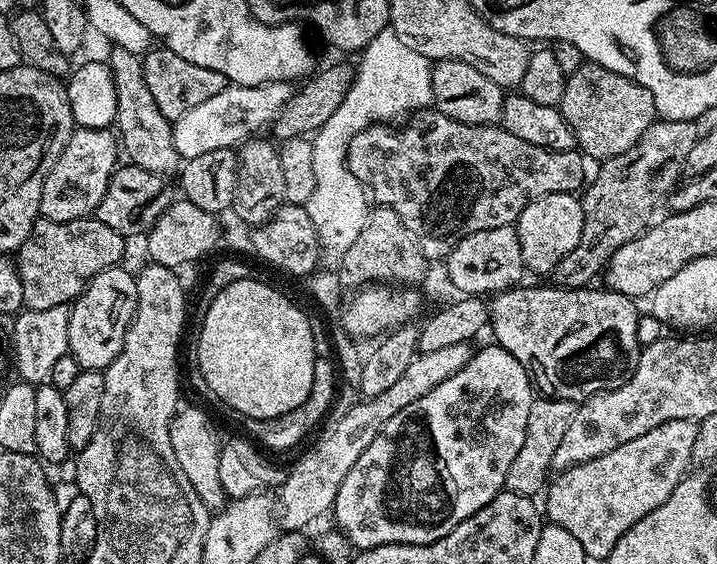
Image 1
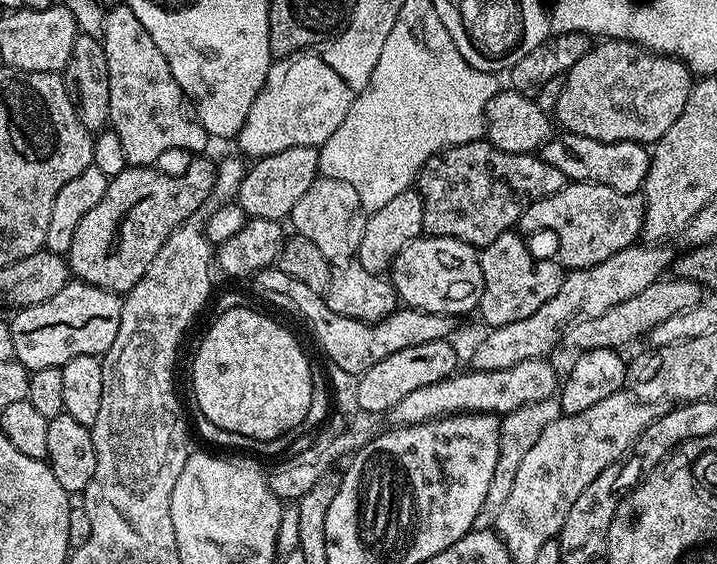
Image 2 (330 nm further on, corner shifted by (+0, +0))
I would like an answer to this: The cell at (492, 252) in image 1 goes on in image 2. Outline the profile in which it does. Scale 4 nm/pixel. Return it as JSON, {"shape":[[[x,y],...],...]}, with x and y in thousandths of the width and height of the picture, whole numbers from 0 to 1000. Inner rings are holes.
{"shape":[[[587,417],[552,452],[544,477],[552,523],[568,544],[590,553],[614,553],[630,560],[665,544],[672,528],[675,495],[669,447],[660,434],[621,418]]]}

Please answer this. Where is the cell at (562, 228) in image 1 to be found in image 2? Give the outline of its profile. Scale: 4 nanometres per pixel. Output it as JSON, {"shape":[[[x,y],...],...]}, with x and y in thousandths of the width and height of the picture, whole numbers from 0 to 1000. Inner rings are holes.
{"shape":[[[710,408],[695,415],[689,429],[674,434],[669,447],[675,512],[667,541],[667,560],[682,583],[690,585],[728,571],[728,564],[739,564],[750,543],[762,543],[762,535],[778,521],[778,507],[784,507],[787,498],[788,477],[774,459],[746,461],[729,424],[732,420],[724,410]]]}

